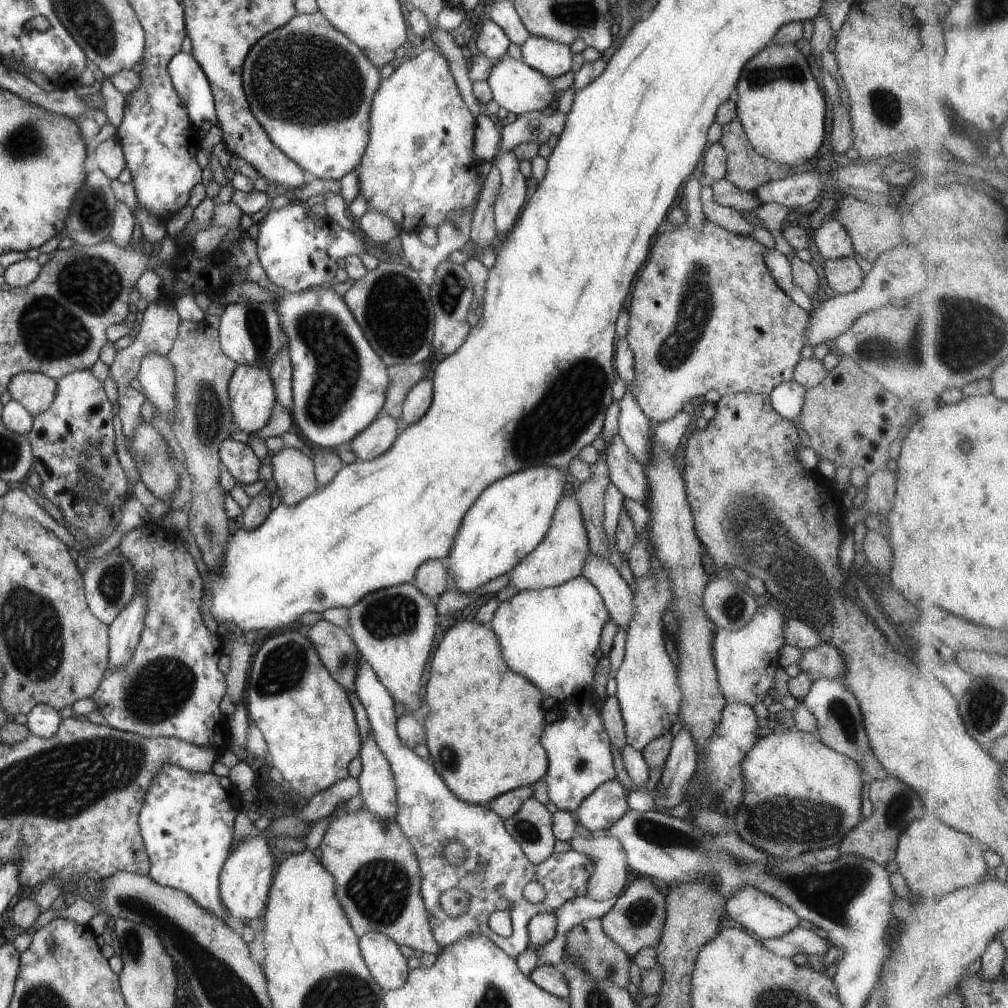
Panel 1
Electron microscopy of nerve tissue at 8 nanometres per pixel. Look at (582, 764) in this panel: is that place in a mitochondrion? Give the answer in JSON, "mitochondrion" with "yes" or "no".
{"mitochondrion":"yes"}

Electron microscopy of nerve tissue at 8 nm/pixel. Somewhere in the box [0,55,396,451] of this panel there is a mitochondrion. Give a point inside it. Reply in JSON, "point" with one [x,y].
{"point":[50,331]}

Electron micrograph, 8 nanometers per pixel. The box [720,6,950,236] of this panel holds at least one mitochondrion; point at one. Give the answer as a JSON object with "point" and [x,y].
{"point":[886,104]}

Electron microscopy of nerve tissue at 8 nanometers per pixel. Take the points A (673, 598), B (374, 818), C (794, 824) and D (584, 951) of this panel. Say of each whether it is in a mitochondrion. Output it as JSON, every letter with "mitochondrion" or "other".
{"A":"other","B":"other","C":"mitochondrion","D":"other"}

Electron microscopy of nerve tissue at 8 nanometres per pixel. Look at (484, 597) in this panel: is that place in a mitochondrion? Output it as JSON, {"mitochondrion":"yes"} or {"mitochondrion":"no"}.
{"mitochondrion":"no"}

